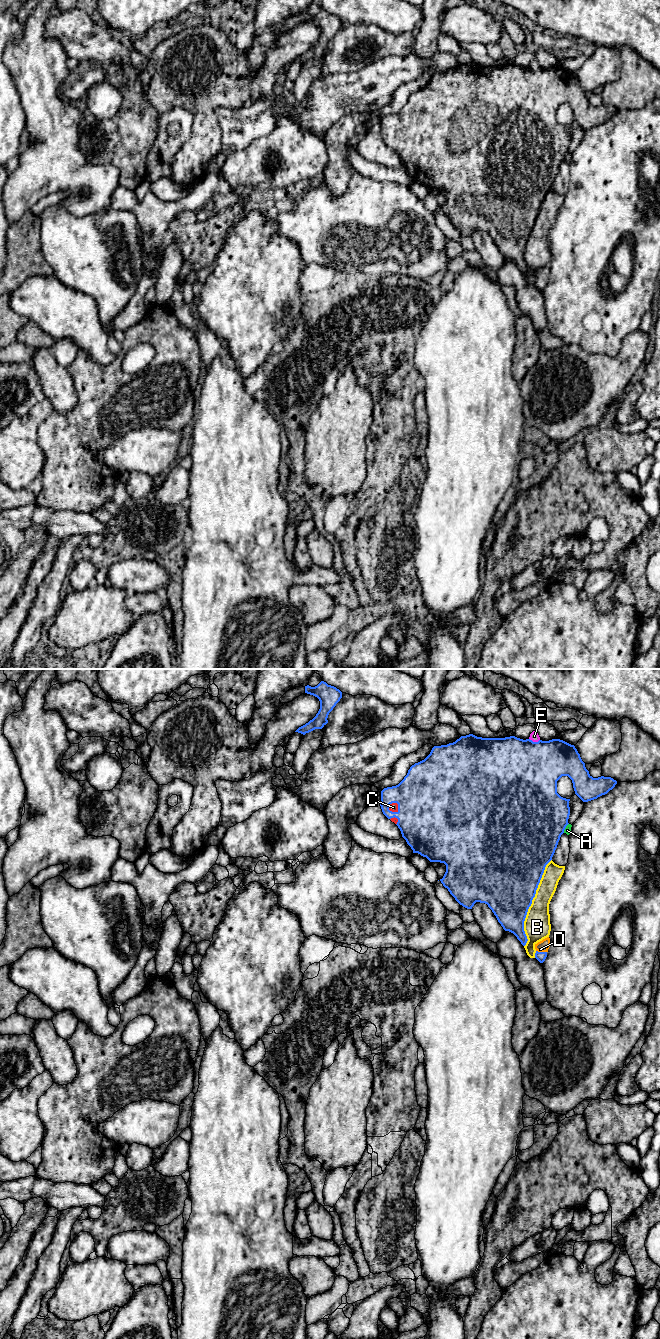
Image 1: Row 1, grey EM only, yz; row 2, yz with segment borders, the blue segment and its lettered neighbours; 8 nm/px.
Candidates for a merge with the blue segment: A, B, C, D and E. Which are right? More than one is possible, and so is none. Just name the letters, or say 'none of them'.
C, D

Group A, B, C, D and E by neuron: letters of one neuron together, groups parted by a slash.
A / B / C D / E

